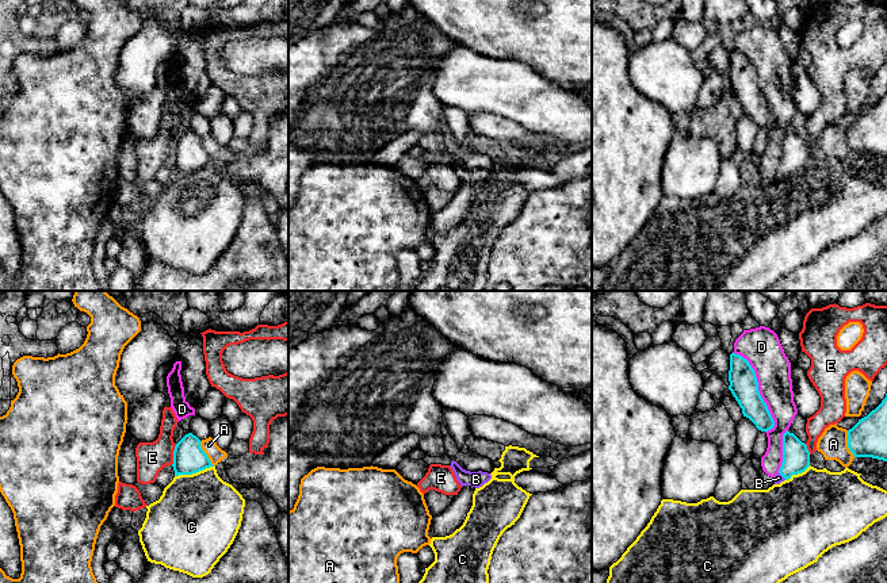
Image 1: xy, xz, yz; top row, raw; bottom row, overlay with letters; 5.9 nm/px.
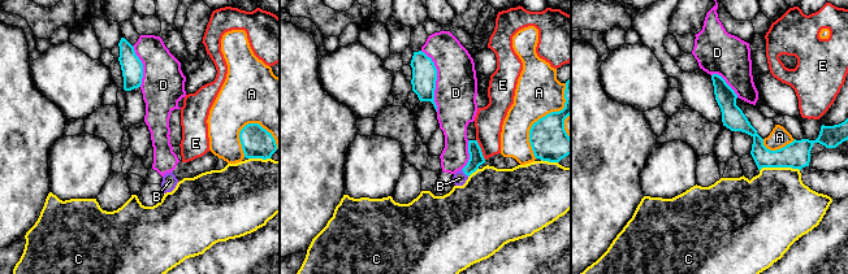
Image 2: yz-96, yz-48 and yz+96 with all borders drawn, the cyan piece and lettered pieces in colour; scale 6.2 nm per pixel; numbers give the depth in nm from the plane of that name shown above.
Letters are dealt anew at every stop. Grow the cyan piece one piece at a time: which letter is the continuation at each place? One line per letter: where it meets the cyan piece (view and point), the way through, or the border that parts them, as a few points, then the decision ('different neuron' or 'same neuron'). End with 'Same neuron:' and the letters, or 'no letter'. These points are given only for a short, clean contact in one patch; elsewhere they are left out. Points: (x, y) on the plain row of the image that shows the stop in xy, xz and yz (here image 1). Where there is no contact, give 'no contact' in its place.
A: meets cyan in yz at (848, 141); different neuron
B: meets cyan in yz at (783, 173); runs through yz (795, 152), (795, 158), (783, 173), (779, 175); same neuron
C: meets cyan in xy at (194, 169); different neuron
D: meets cyan in yz at (757, 87); different neuron
E: meets cyan in xy at (174, 152); different neuron
Same neuron: B

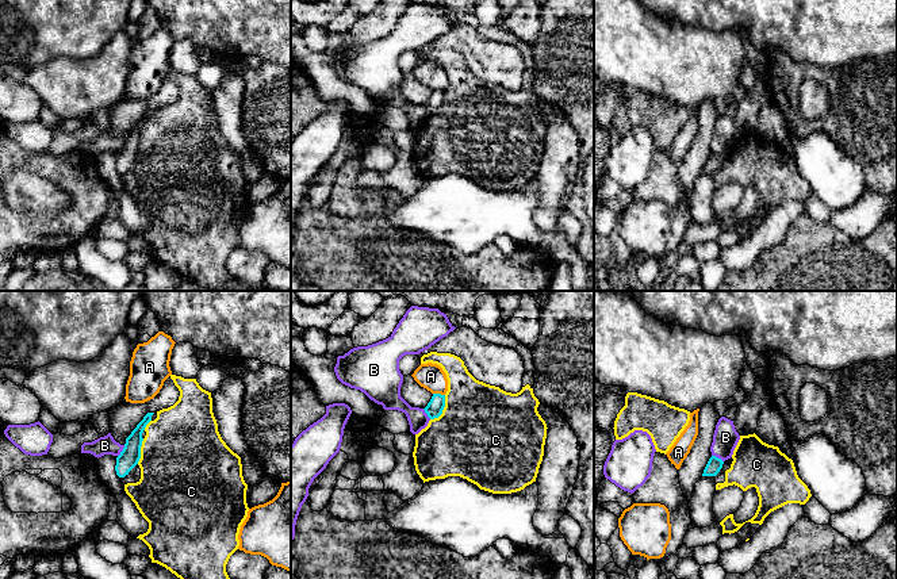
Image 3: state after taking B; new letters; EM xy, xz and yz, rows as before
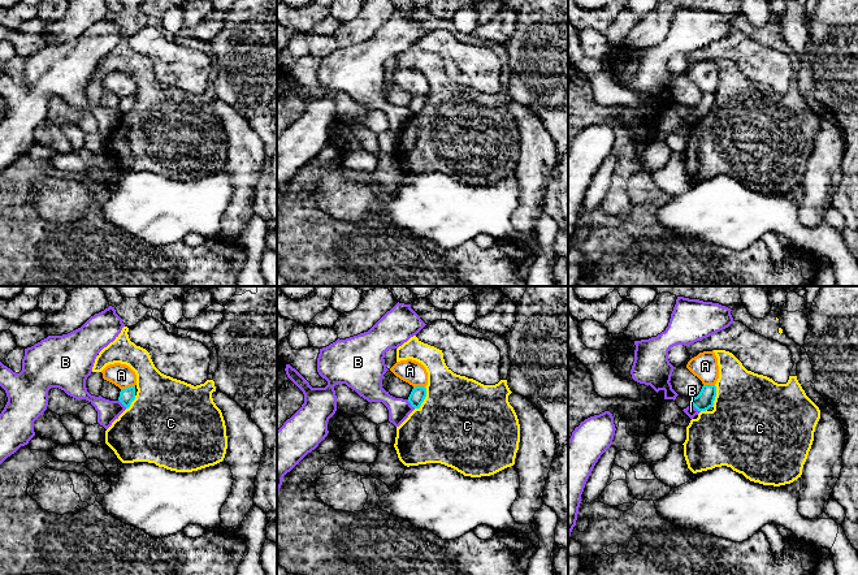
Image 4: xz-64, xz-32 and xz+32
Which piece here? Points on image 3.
A: meets cyan in xz at (439, 91); different neuron
B: meets cyan in yz at (717, 154); different neuron
C: meets cyan in xz at (443, 106); different neuron
Same neuron: no letter

